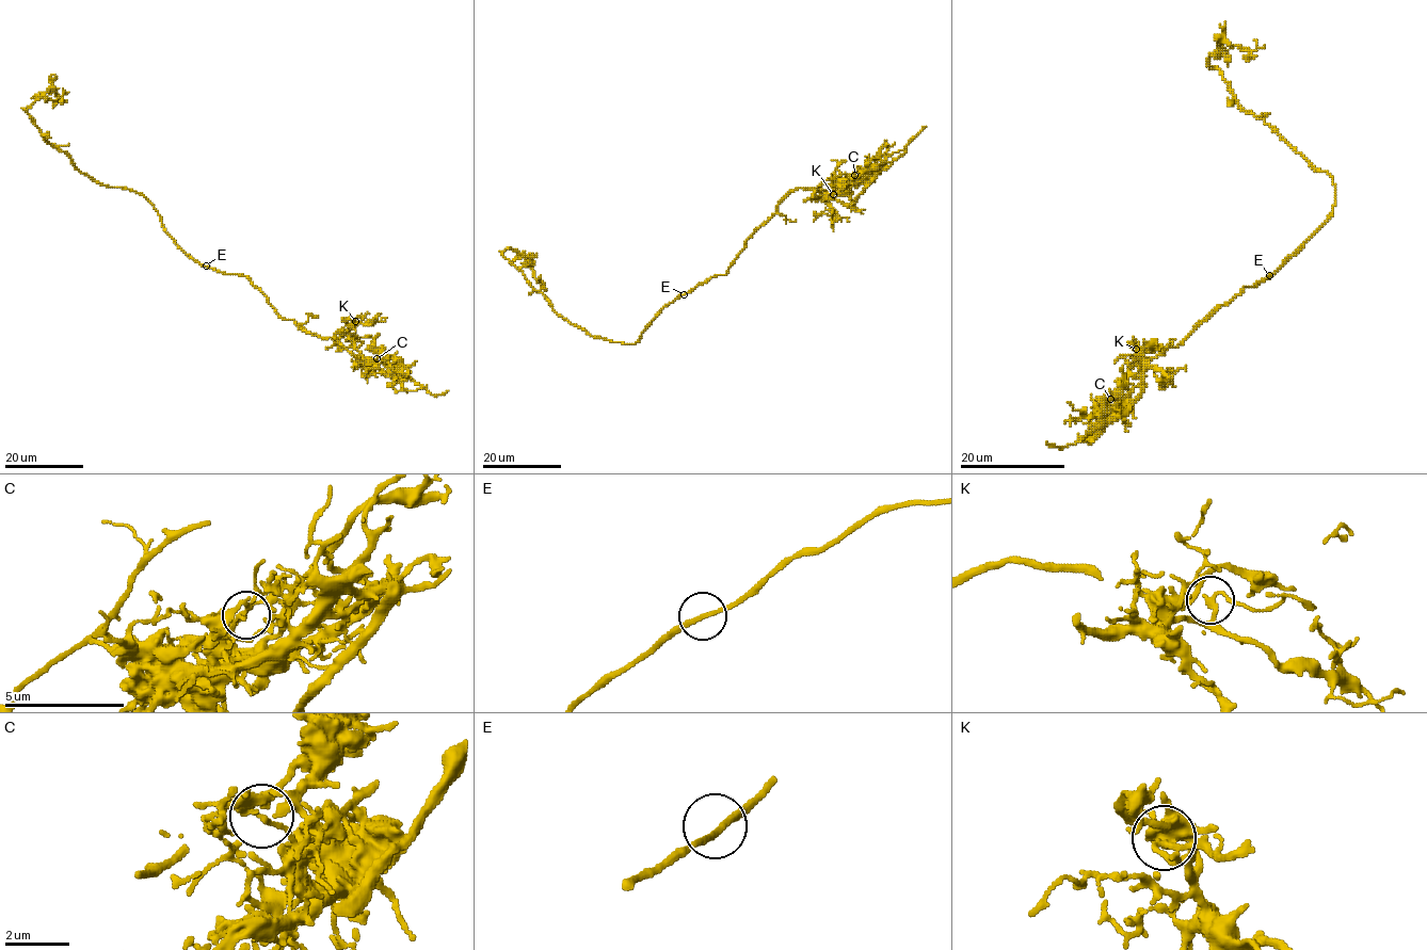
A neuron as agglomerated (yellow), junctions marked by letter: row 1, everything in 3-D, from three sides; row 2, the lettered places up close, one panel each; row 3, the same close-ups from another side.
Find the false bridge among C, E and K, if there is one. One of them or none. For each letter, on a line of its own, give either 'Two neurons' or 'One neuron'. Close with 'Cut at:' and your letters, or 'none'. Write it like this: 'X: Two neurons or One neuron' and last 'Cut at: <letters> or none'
C: Two neurons
E: One neuron
K: One neuron
Cut at: C

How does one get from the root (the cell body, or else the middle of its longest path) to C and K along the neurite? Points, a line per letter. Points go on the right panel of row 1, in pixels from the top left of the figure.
C: (1270, 277), (1219, 306), (1177, 347), (1134, 366), (1133, 374), (1144, 366), (1141, 382), (1121, 402), (1110, 399)
K: (1270, 277), (1219, 306), (1177, 347), (1144, 359), (1128, 371), (1133, 374), (1143, 360), (1136, 349)

